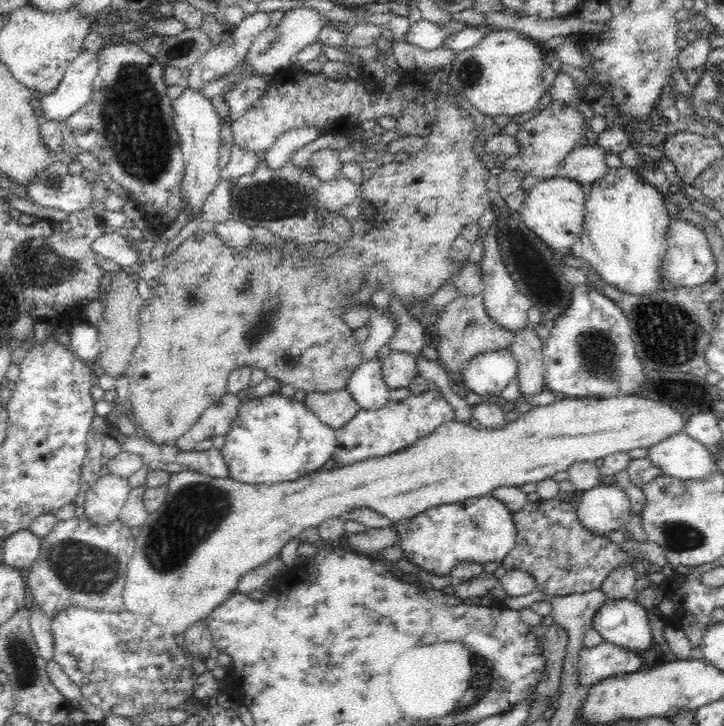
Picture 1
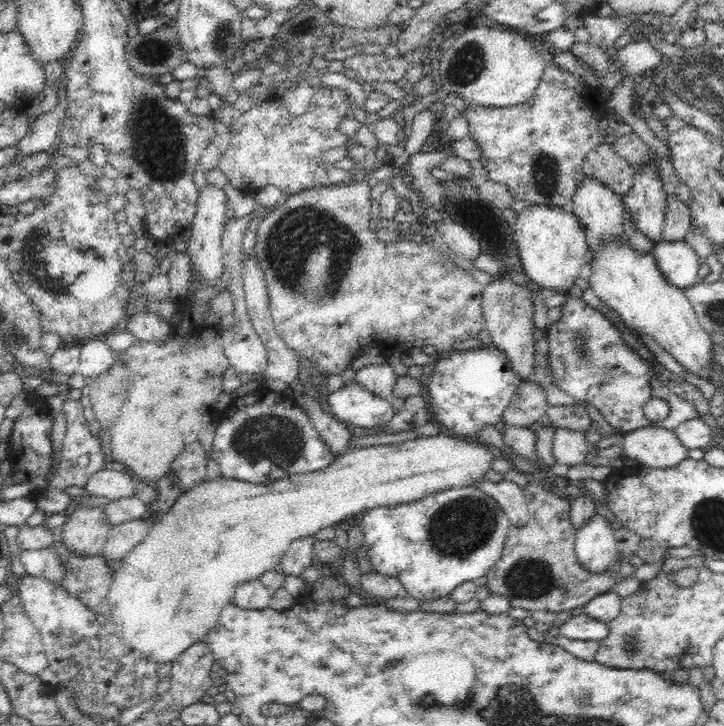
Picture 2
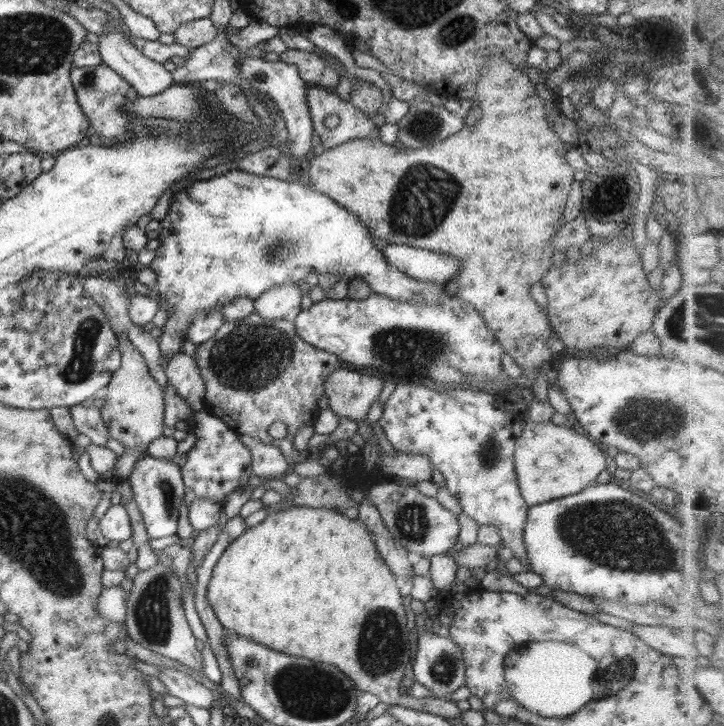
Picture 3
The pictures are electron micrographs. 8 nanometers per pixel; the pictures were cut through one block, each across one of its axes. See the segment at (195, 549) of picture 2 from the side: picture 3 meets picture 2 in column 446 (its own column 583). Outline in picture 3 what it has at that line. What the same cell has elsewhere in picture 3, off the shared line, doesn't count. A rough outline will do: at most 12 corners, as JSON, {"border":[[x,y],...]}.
{"border":[[526,422],[514,467],[529,506],[578,494],[607,468],[579,429]]}

